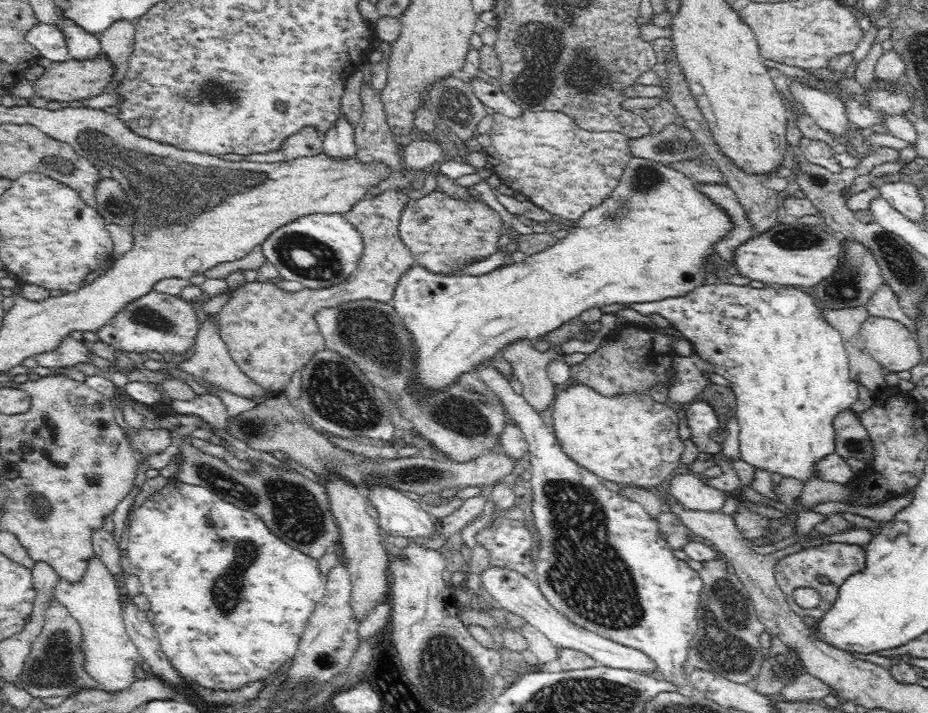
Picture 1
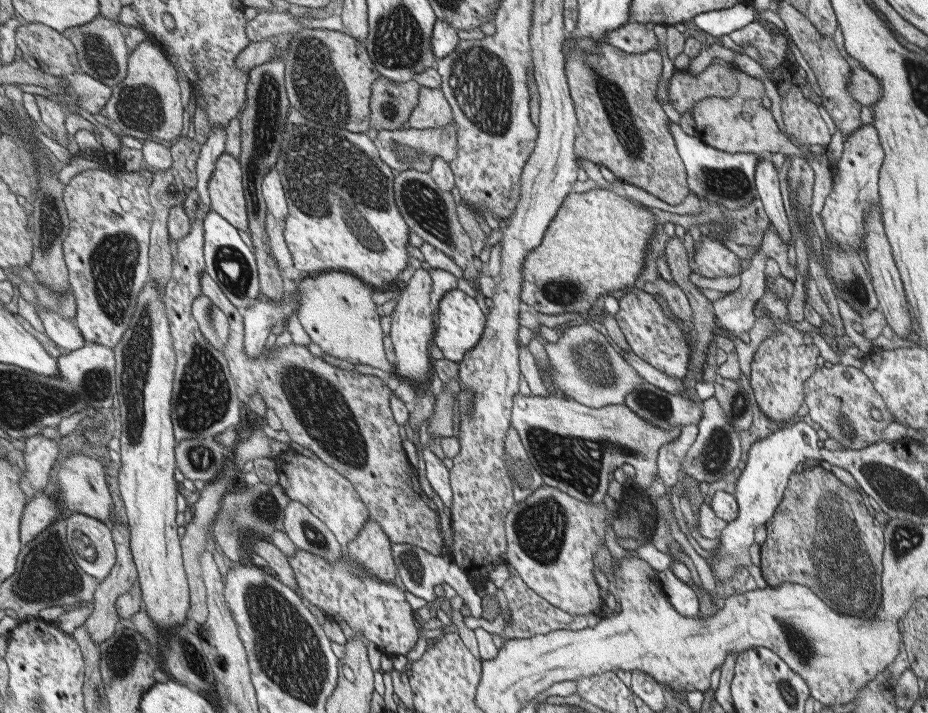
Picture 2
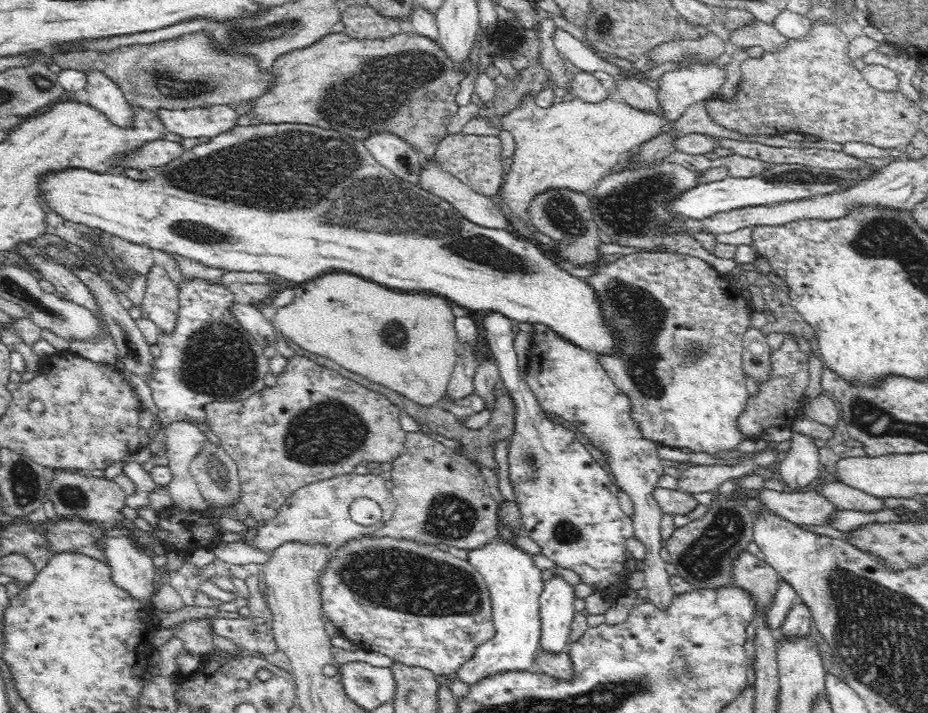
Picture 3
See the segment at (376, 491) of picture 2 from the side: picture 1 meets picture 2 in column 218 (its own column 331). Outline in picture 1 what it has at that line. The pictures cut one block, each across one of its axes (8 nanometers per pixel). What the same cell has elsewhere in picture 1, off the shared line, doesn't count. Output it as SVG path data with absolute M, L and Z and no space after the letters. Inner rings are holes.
M384 191L354 200L339 213L360 235L360 252L354 268L330 286L302 286L298 290L288 290L279 283L246 281L231 291L228 302L222 304L216 315L220 336L244 374L270 392L283 391L290 368L298 364L298 358L310 358L314 348L324 346L320 331L312 319L312 312L318 306L334 306L359 299L384 303L391 300L398 272L413 263L412 255L396 233L396 218L402 200L406 200L405 191Z

